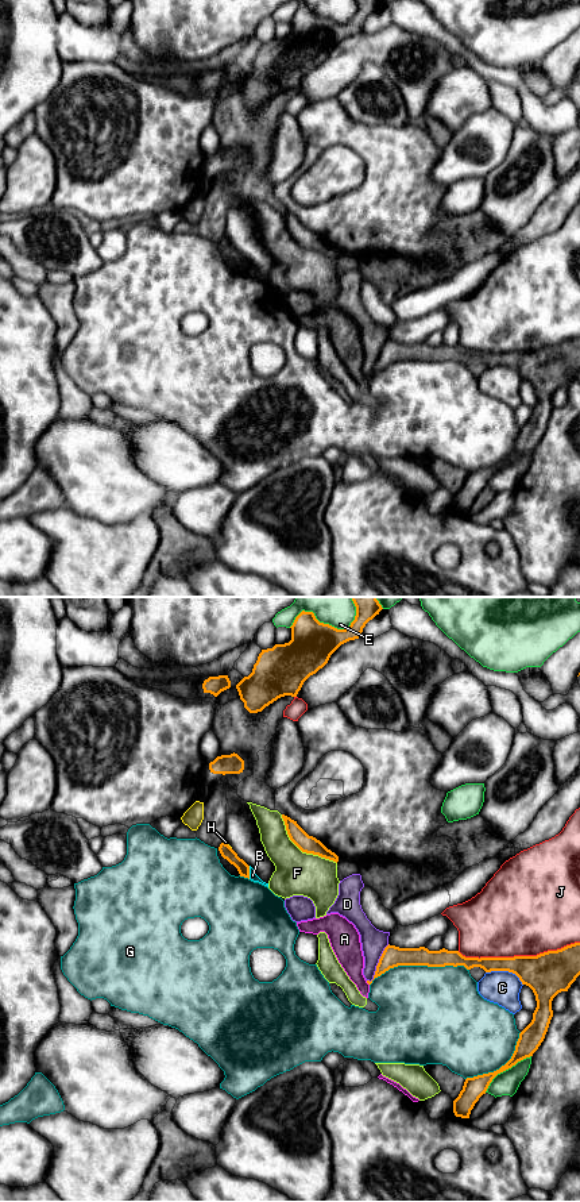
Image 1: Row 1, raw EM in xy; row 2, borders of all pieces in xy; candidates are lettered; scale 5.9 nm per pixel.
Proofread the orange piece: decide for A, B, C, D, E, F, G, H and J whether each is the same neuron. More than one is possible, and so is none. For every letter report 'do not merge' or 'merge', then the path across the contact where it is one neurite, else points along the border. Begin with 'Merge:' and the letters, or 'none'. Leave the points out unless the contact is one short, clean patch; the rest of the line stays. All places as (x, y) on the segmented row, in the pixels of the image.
Merge: none
A: do not merge
B: do not merge | along xy (248, 866), (250, 878)
C: do not merge
D: do not merge
E: do not merge
F: do not merge
G: do not merge
H: do not merge
J: do not merge

